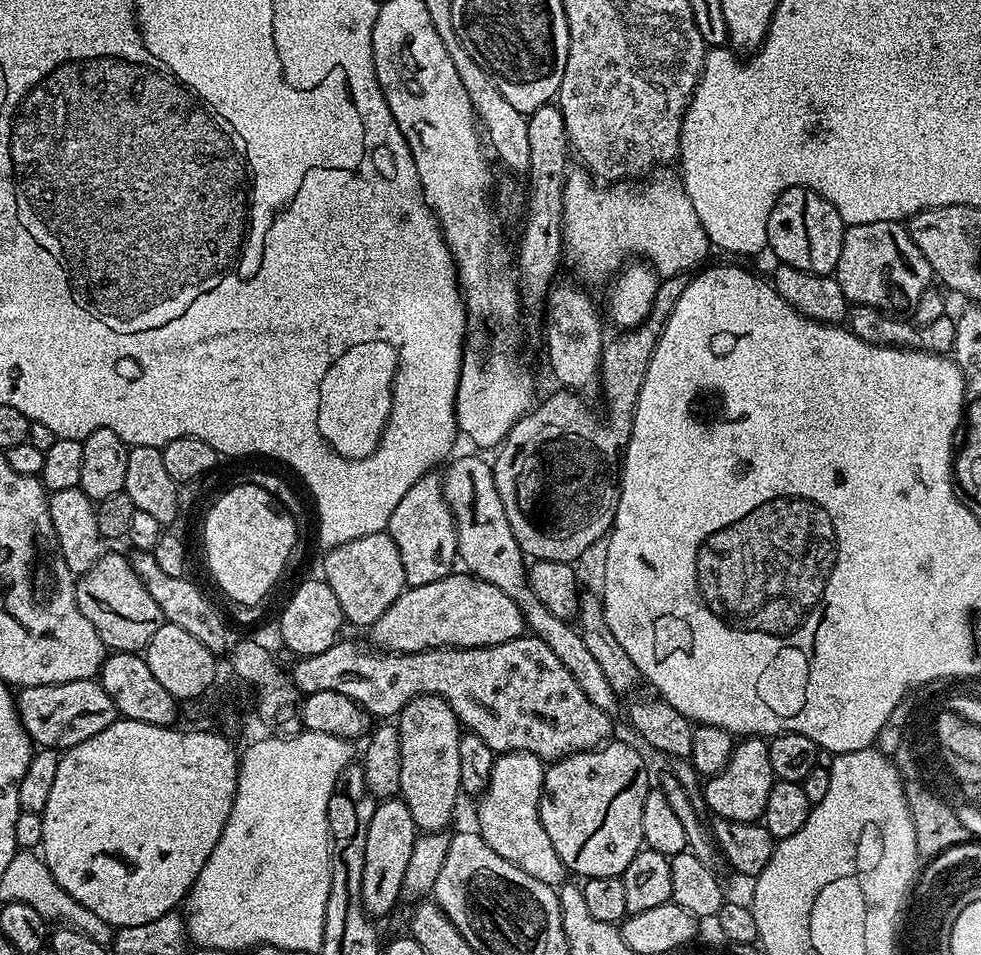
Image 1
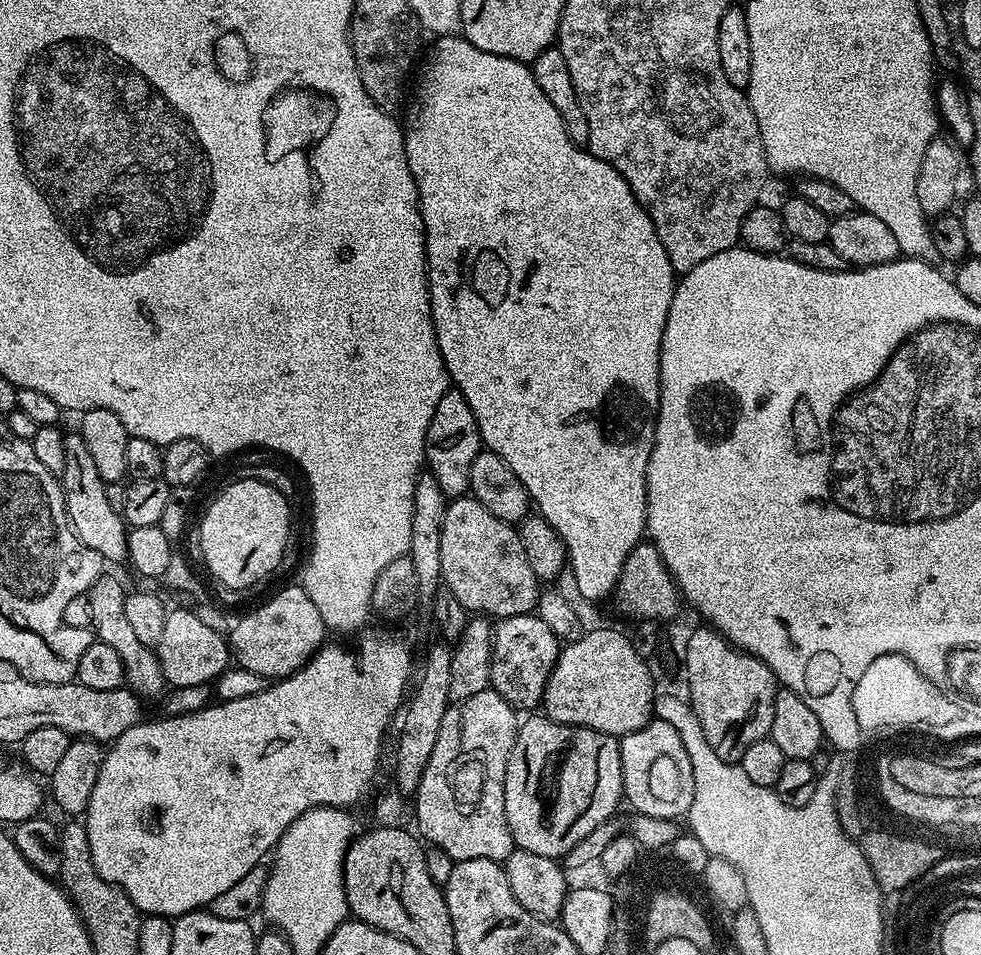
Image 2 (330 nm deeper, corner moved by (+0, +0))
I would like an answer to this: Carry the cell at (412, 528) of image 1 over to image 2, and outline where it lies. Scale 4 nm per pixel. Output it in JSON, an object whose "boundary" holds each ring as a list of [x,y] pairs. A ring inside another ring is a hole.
{"boundary":[[[455,390],[442,394],[438,407],[434,409],[434,418],[430,418],[430,426],[426,430],[424,458],[427,471],[438,478],[438,486],[445,497],[455,498],[469,491],[470,466],[474,466],[474,458],[481,450],[478,422],[474,418],[474,410],[470,410],[470,402],[466,402],[464,395]]]}

